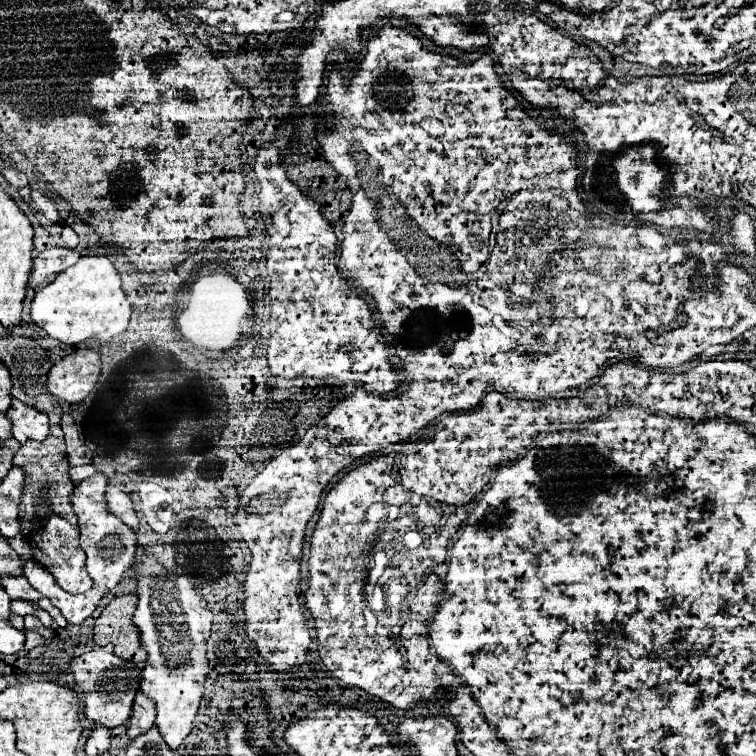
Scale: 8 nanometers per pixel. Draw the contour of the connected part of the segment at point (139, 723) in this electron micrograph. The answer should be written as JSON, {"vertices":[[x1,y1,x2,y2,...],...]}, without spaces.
{"vertices":[[138,691,136,701,132,703,132,715,130,715,130,723,126,729,128,737,134,739,136,735,148,731,154,725,154,717,156,717,156,711,154,711,152,699,148,699,142,691]]}

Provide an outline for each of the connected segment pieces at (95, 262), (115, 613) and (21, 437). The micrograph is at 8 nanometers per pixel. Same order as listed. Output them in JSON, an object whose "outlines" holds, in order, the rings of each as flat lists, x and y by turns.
{"outlines":[[[82,257,76,265,58,273,52,283,32,299,30,317,52,339,68,345,82,343,90,337,112,339,128,329,132,307,122,291,120,275,108,257]],[[136,595,114,597,94,623,94,643,100,647,114,645,114,653,120,659,144,663,146,651,140,649,140,635,136,633,136,627,132,623,136,603]],[[12,399,6,417,12,421,12,435,20,443,26,441,44,441,48,437,48,417,18,399]]]}

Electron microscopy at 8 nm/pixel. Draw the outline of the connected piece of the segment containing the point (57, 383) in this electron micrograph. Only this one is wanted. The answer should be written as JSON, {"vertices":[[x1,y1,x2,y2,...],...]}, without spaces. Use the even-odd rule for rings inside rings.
{"vertices":[[78,349,58,363,48,373,48,391,60,401,80,403,100,377,100,355,94,349]]}

